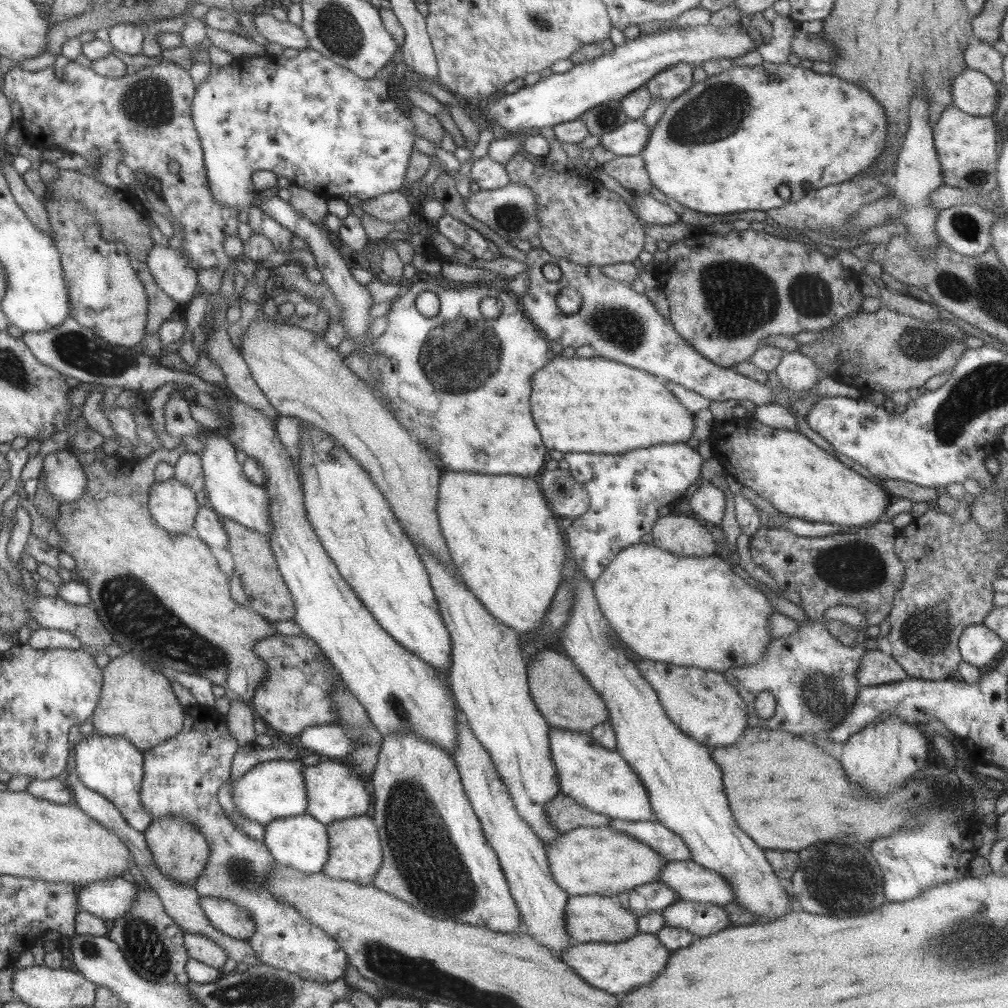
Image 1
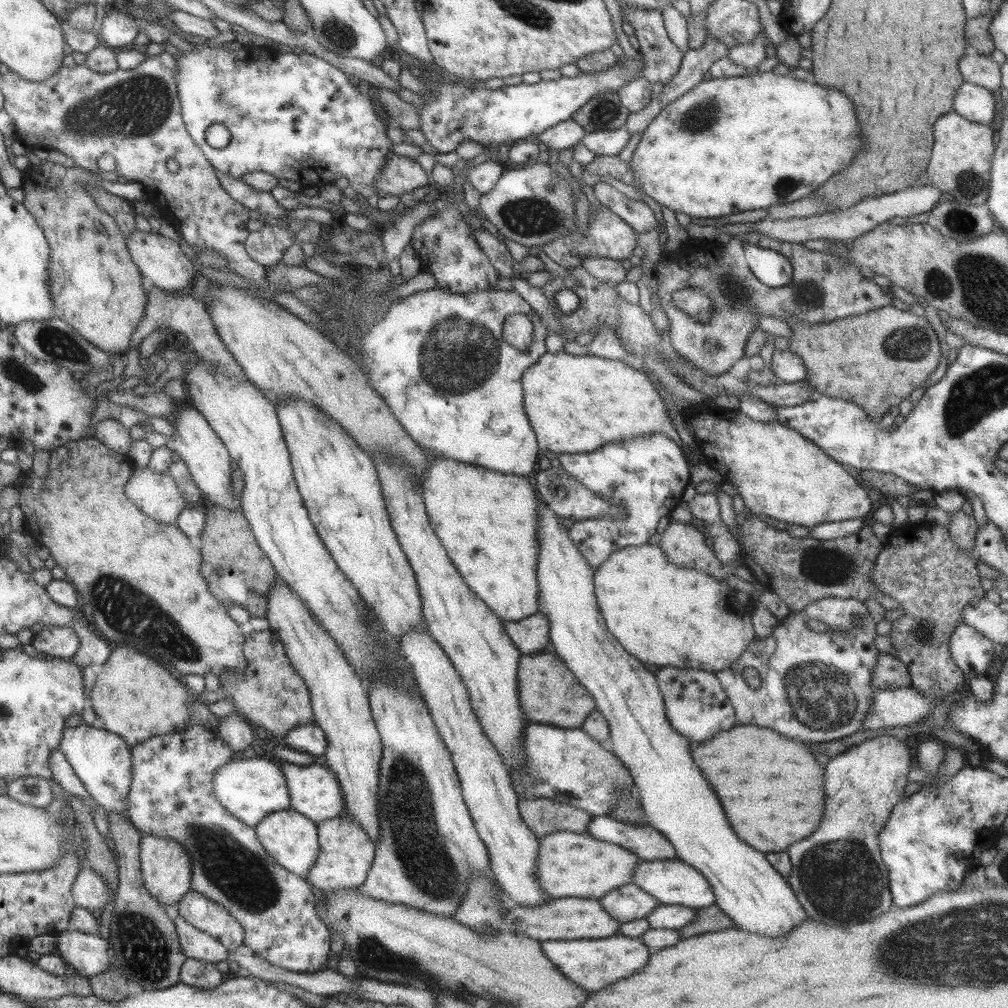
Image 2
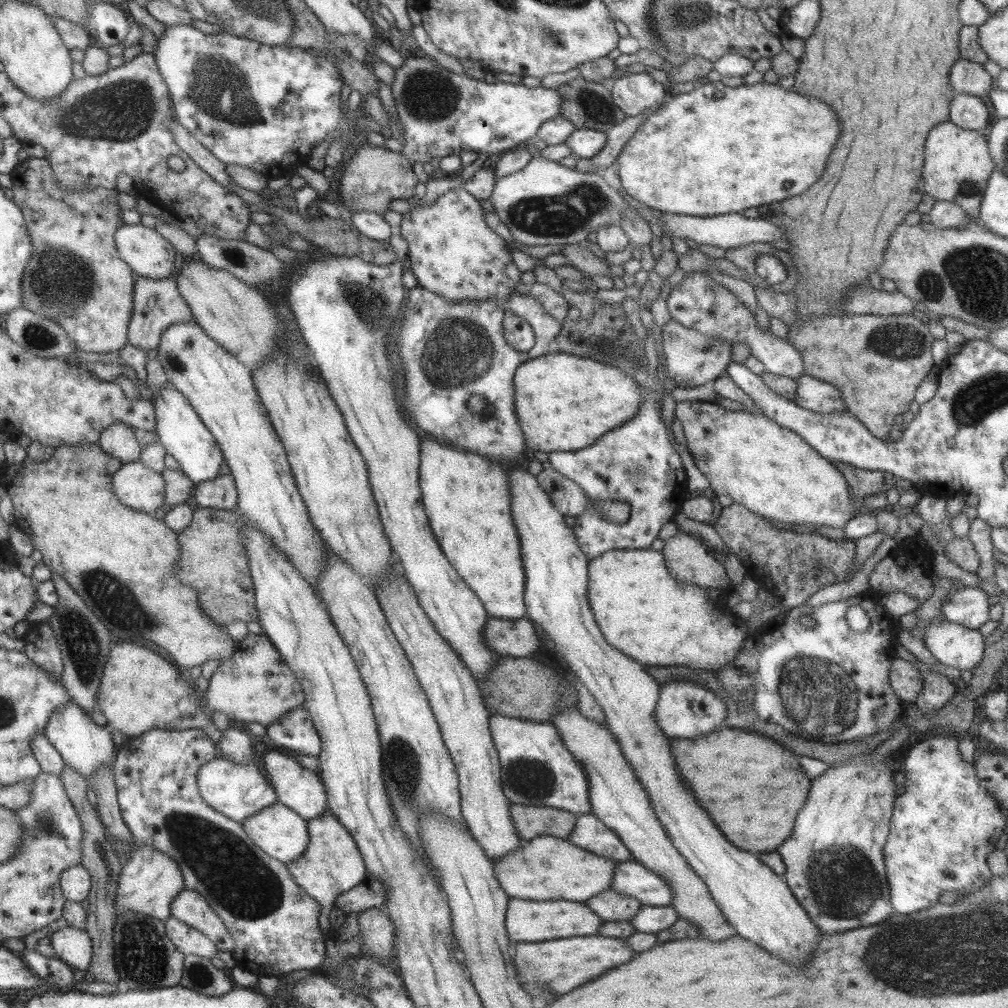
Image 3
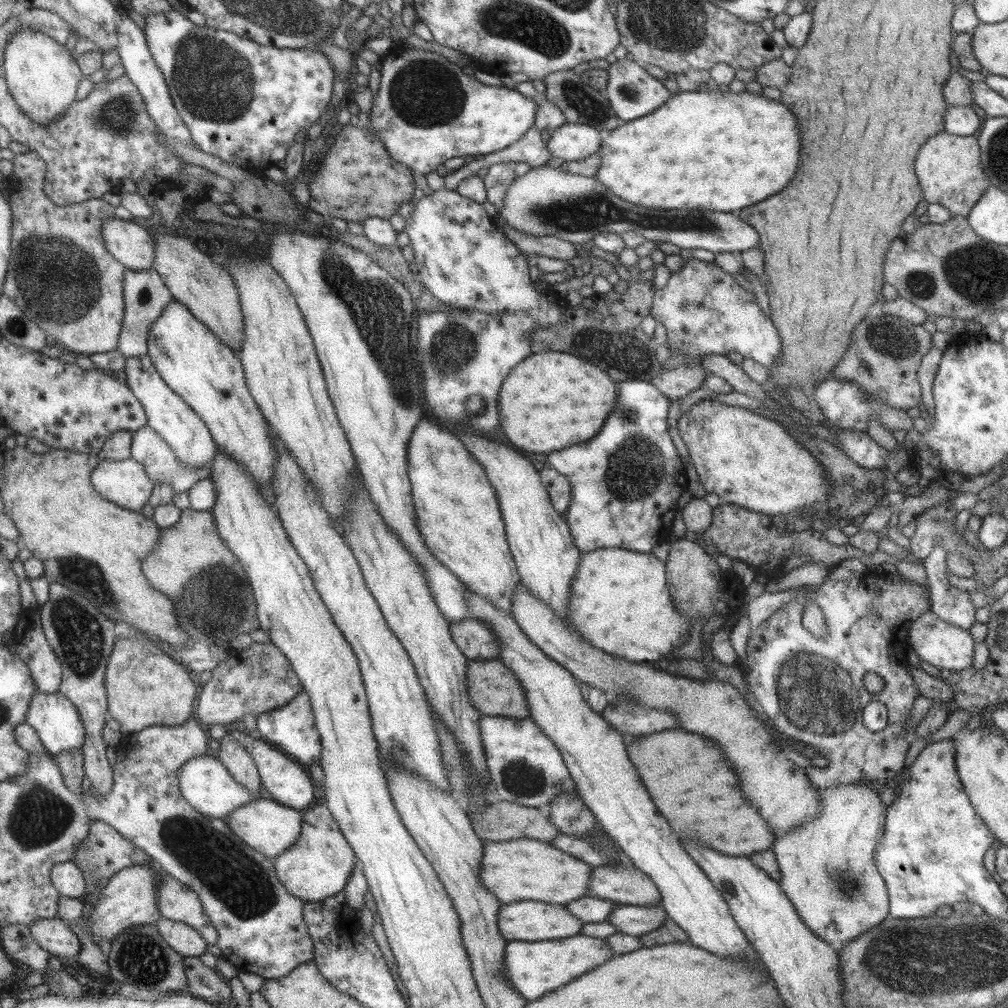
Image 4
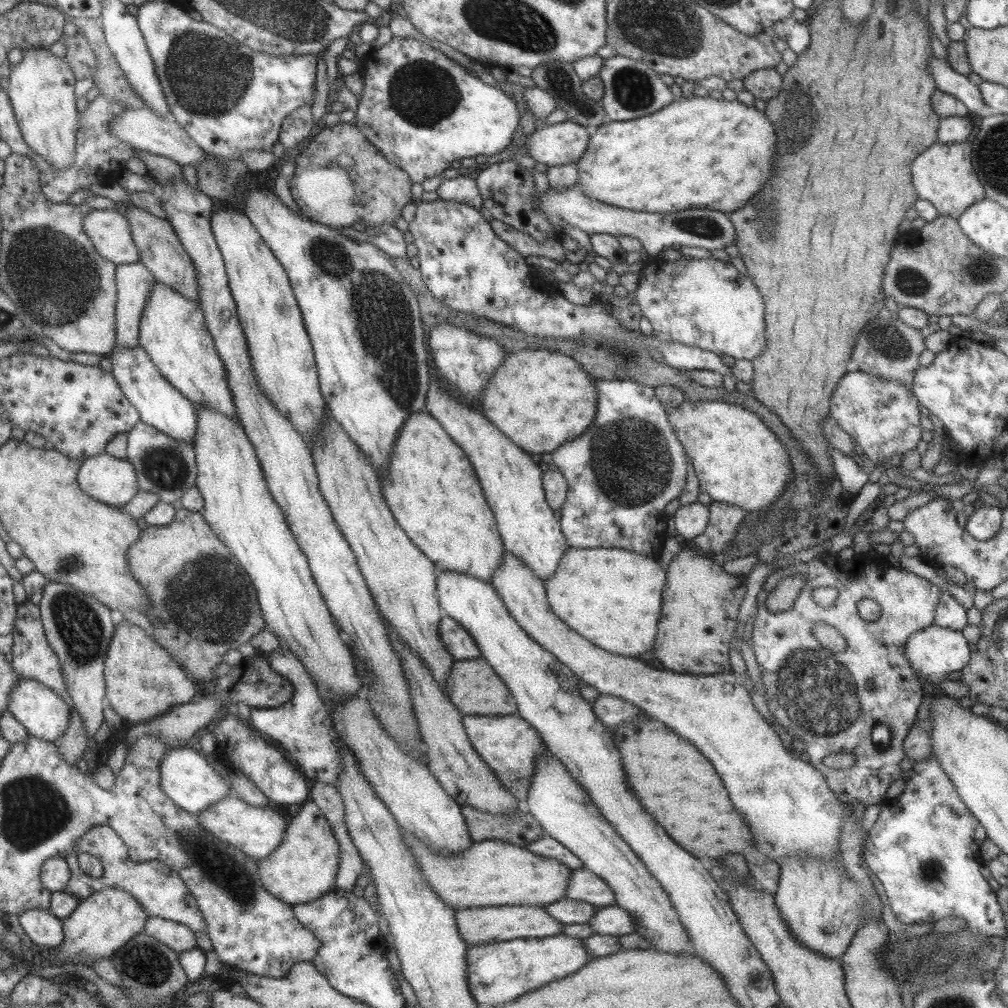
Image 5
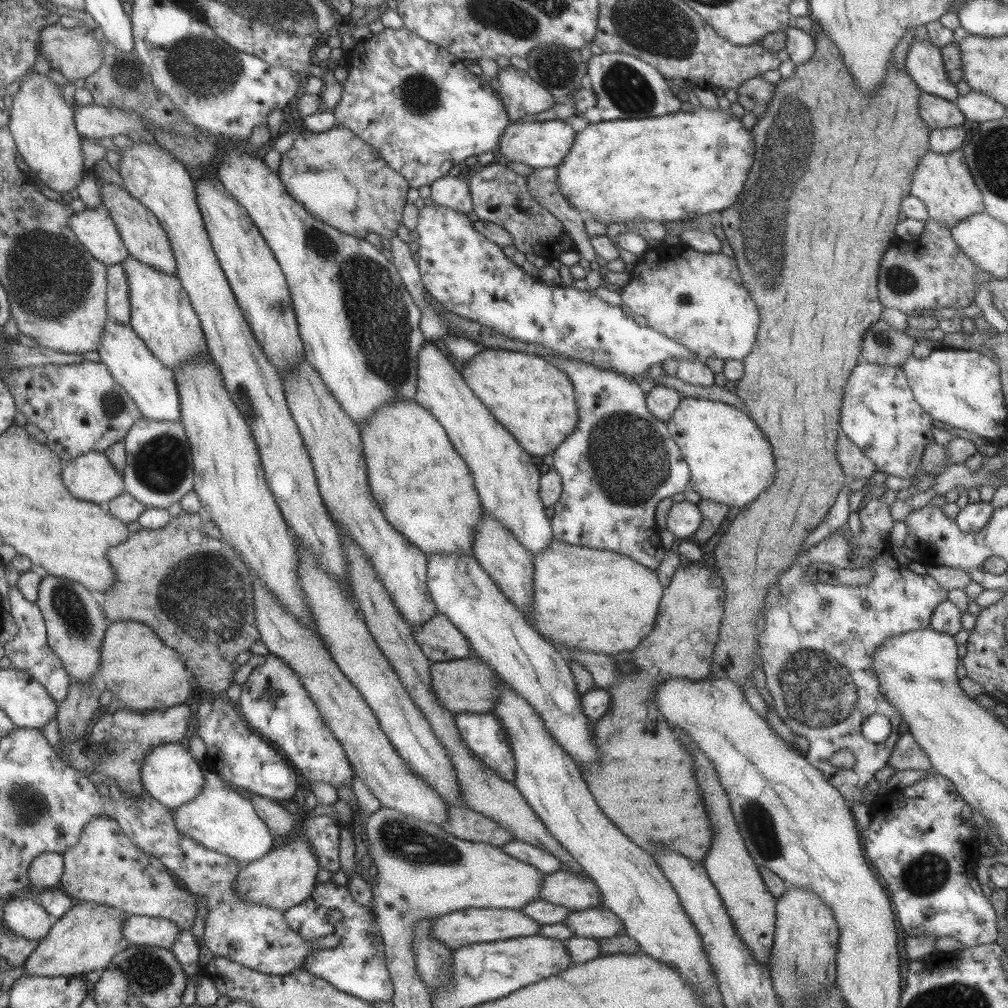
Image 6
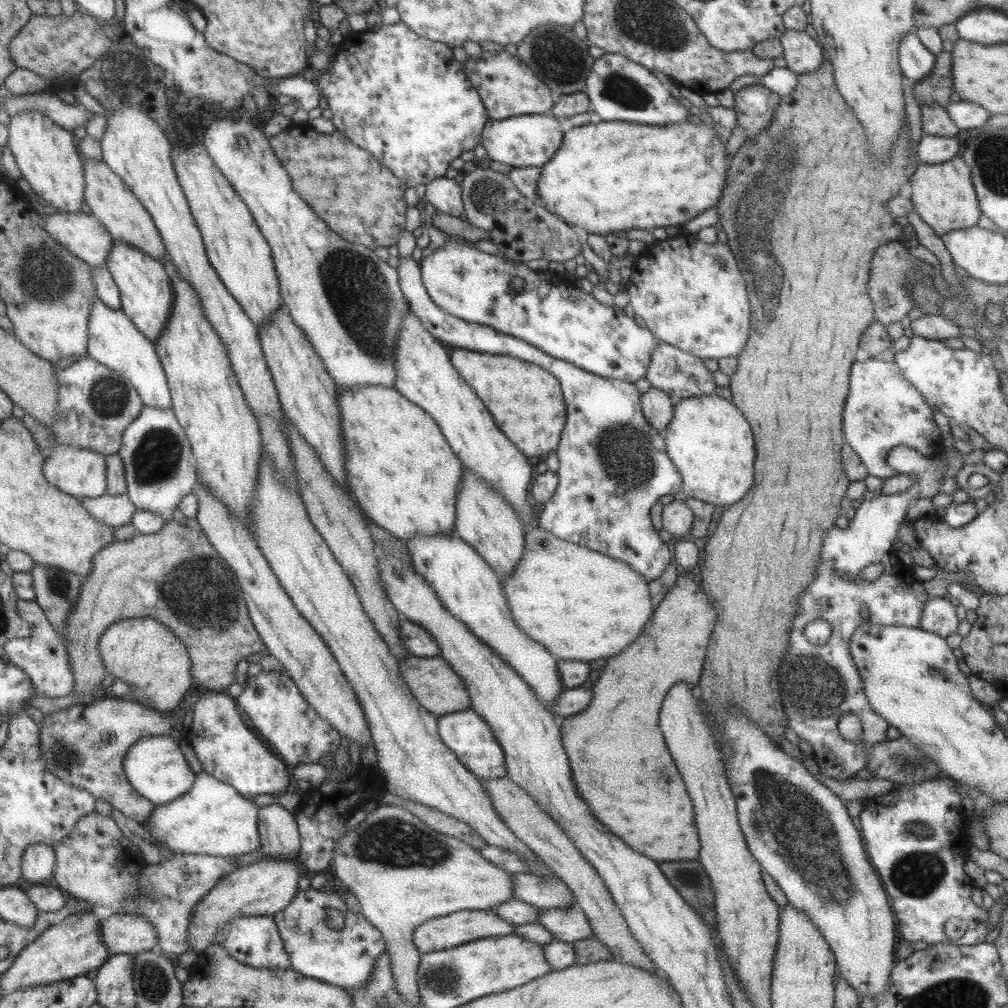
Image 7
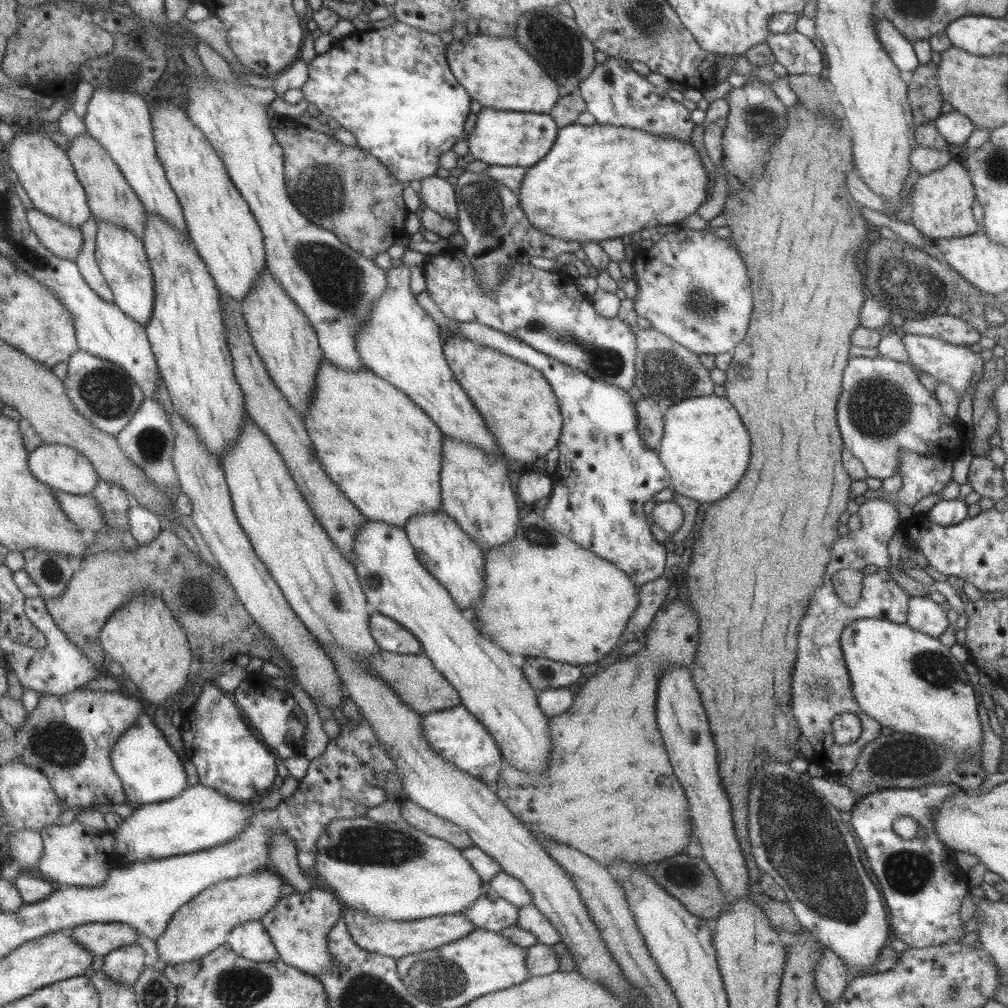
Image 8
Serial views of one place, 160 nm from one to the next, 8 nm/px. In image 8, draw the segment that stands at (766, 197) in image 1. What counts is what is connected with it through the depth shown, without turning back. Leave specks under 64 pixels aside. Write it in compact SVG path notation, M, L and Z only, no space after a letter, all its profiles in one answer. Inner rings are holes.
M571 123L557 129L553 144L547 151L547 154L541 160L533 163L523 175L521 184L517 189L519 208L523 211L525 218L529 224L543 234L548 234L553 238L561 240L573 240L581 244L586 242L598 243L600 240L607 238L620 238L625 234L633 234L639 232L642 228L656 227L665 224L679 224L683 218L687 218L690 214L695 214L695 210L700 204L705 202L705 186L707 184L707 173L703 169L699 155L695 148L690 144L689 140L677 140L670 136L655 136L648 132L635 130L634 128L626 128L625 126L611 126L601 124L579 125Z

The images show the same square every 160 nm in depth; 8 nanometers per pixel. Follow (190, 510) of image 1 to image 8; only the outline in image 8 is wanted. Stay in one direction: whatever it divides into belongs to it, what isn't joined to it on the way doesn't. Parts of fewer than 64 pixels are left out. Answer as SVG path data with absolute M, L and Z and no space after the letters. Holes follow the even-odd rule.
M41 443L27 457L35 480L67 494L89 494L98 480L90 462L70 446Z

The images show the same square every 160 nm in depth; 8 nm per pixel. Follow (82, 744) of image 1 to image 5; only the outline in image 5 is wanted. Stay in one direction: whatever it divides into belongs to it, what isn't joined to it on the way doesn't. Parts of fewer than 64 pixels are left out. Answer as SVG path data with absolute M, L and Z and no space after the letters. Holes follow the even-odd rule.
M23 679L17 681L9 691L6 711L25 727L29 735L53 742L65 730L71 707L67 706L50 688L40 682Z

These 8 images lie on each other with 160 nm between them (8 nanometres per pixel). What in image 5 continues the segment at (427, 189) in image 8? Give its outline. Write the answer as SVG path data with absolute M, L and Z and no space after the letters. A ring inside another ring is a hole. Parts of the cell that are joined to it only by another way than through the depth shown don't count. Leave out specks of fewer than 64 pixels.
M461 174L451 179L443 178L434 191L441 200L452 200L477 209L482 206L482 198L477 190L475 181L471 178L463 177Z

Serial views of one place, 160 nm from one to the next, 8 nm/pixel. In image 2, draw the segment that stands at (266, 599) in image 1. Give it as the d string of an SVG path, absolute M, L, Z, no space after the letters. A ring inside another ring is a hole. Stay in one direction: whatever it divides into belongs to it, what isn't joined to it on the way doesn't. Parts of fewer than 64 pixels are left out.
M205 504L204 523L197 546L201 555L199 574L210 593L226 609L233 605L240 606L251 617L263 617L266 594L277 576L251 531L241 511Z

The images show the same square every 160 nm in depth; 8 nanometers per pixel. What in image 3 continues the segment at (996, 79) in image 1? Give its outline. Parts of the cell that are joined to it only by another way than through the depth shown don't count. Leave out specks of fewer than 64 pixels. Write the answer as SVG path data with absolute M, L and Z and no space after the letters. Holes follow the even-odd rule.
M963 57L957 59L949 71L949 85L956 94L983 96L993 82L981 64L969 62Z

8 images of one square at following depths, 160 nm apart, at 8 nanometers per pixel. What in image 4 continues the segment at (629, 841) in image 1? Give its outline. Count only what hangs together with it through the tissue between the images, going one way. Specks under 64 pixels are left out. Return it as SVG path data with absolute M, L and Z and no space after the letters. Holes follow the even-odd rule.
M527 838L483 844L478 870L480 883L500 904L525 900L566 905L588 894L591 866L577 860L547 842Z

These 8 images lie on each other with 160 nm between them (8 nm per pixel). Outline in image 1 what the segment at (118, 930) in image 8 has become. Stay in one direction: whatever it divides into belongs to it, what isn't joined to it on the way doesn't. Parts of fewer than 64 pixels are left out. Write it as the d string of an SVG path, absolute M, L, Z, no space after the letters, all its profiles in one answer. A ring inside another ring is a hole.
M184 931L183 944L189 959L204 962L207 966L221 969L227 960L226 952L205 935Z

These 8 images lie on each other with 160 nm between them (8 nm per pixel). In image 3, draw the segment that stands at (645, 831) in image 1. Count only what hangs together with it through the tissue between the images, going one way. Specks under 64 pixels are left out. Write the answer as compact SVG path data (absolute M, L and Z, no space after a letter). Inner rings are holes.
M590 812L577 817L575 828L571 830L566 840L591 854L609 860L623 862L631 860L630 852L616 837L616 834L597 821L597 818Z

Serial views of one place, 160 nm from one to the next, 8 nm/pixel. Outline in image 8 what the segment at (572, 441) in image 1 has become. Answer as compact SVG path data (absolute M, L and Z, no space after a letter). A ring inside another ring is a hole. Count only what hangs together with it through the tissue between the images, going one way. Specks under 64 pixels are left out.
M453 333L442 346L445 361L457 384L479 410L502 458L518 464L545 458L547 452L557 446L562 428L557 399L545 378L541 378L537 370L525 366L524 362L457 335Z

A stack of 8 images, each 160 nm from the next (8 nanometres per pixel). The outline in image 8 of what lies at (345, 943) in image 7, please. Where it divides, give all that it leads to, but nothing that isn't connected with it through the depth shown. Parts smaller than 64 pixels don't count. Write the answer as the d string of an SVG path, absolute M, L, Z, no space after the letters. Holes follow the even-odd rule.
M310 889L303 894L292 893L281 898L259 921L276 948L278 959L286 965L314 976L321 971L328 971L332 965L326 949L326 934L330 926L341 917L344 908L331 889Z

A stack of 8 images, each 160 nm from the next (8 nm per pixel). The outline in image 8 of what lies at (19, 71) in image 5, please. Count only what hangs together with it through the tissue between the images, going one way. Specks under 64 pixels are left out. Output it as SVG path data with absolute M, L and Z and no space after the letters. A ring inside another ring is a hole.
M49 128L43 132L17 133L3 152L6 168L15 172L18 190L29 207L40 210L65 226L79 228L93 214L68 156L49 139L48 133Z

